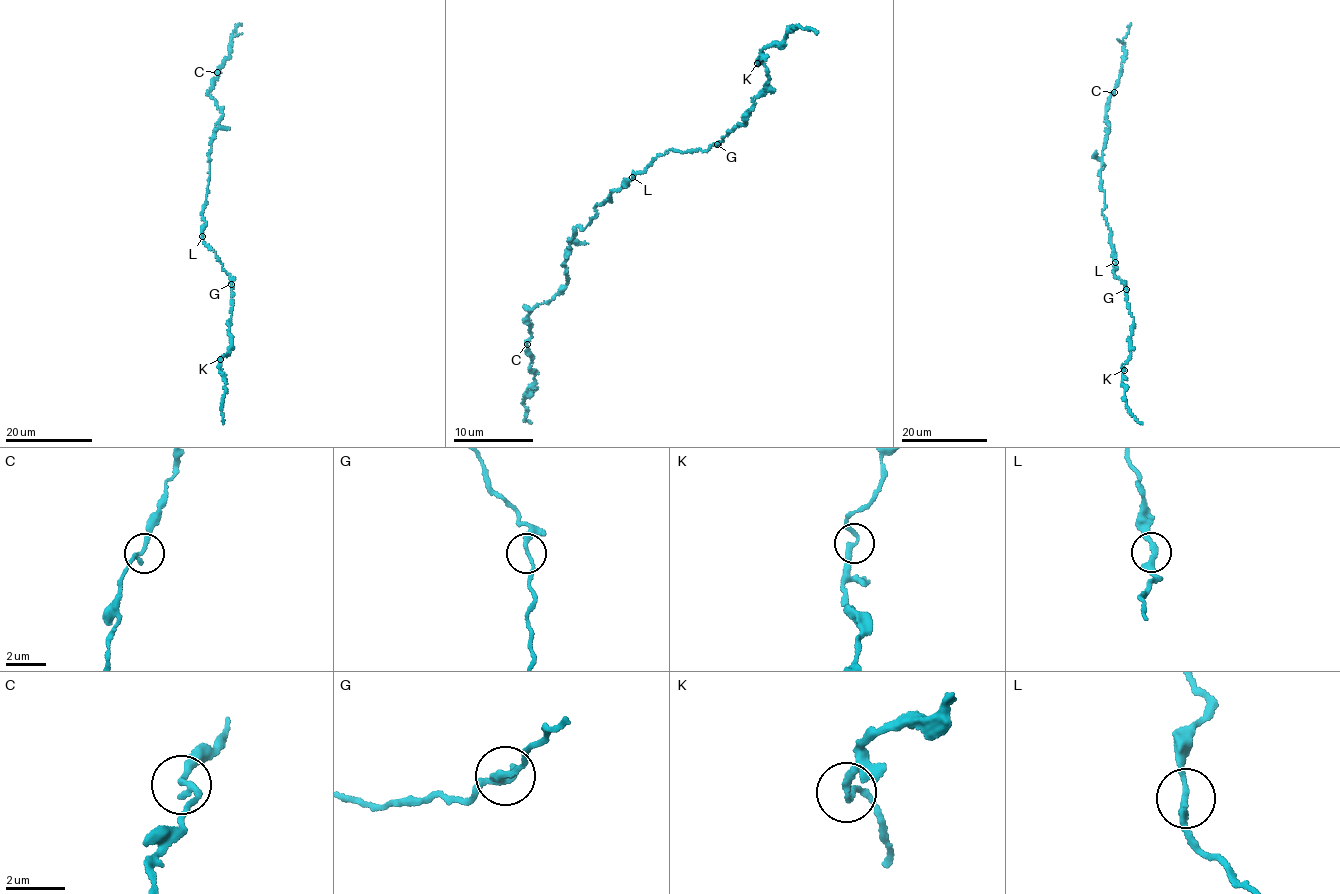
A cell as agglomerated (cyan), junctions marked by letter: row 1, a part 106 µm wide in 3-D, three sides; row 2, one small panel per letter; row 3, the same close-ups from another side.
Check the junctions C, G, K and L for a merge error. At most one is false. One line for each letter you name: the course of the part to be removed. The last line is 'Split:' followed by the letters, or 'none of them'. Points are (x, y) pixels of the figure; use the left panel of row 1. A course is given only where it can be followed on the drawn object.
Split: none of them

